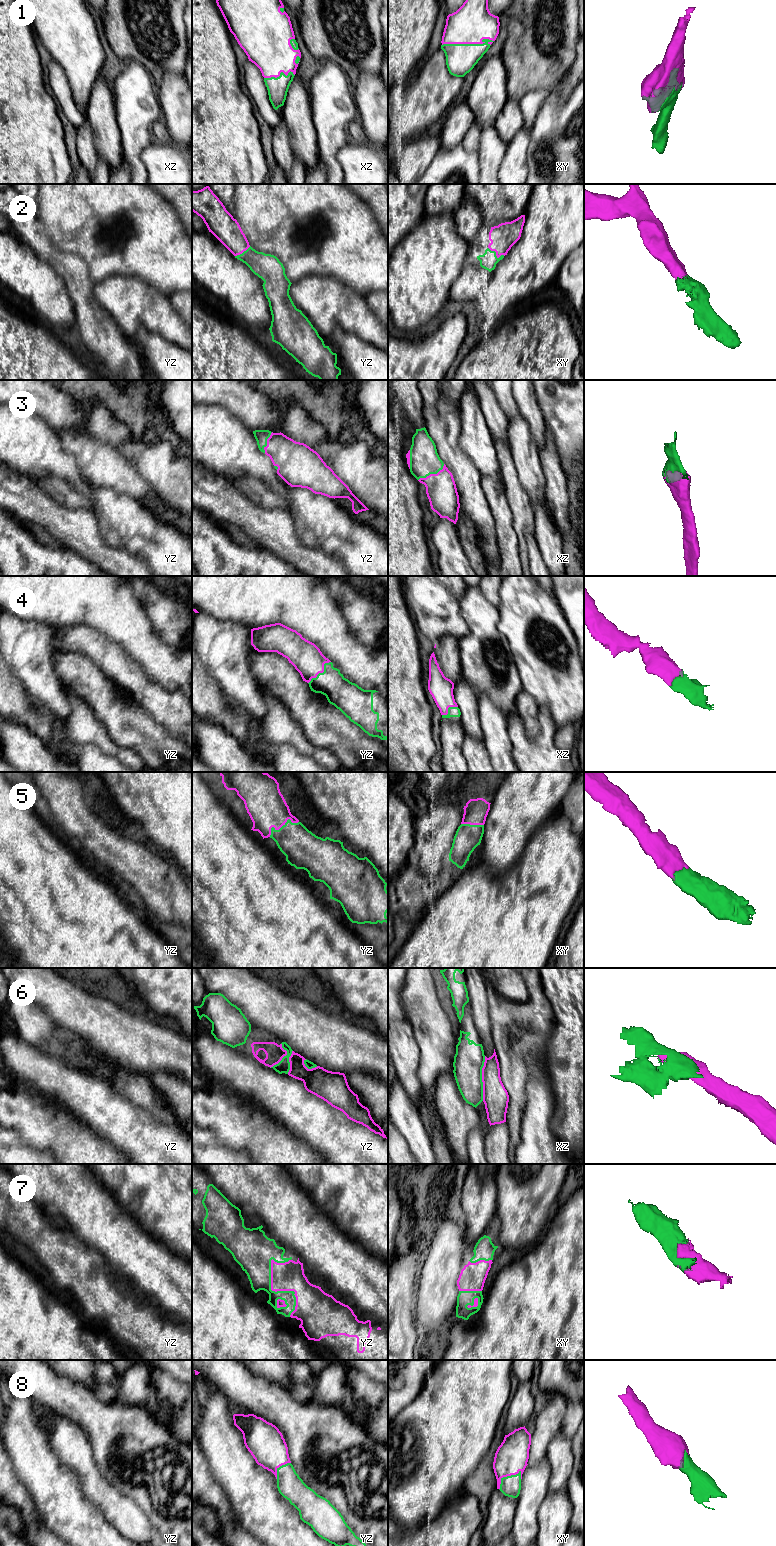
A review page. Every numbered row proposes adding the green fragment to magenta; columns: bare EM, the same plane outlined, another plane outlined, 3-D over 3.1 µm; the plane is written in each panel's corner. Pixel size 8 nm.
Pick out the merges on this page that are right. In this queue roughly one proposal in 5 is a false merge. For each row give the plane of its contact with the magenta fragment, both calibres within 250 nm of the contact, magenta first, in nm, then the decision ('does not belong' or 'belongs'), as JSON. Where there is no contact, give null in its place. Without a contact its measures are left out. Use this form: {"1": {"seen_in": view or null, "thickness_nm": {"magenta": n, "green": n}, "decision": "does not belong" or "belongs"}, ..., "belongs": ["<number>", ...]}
{"1": {"seen_in": "xy", "thickness_nm": {"magenta": 320, "green": 240}, "decision": "belongs"}, "2": {"seen_in": "xy", "thickness_nm": {"magenta": 200, "green": 140}, "decision": "belongs"}, "3": {"seen_in": "xz", "thickness_nm": {"magenta": 240, "green": 240}, "decision": "belongs"}, "4": {"seen_in": "yz", "thickness_nm": {"magenta": 240, "green": 240}, "decision": "belongs"}, "5": {"seen_in": "yz", "thickness_nm": {"magenta": 320, "green": 300}, "decision": "belongs"}, "6": {"seen_in": "xz", "thickness_nm": {"magenta": 200, "green": 240}, "decision": "does not belong"}, "7": {"seen_in": "yz", "thickness_nm": {"magenta": 240, "green": 200}, "decision": "belongs"}, "8": {"seen_in": "xy", "thickness_nm": {"magenta": 260, "green": 170}, "decision": "belongs"}, "belongs": ["1", "2", "3", "4", "5", "7", "8"]}

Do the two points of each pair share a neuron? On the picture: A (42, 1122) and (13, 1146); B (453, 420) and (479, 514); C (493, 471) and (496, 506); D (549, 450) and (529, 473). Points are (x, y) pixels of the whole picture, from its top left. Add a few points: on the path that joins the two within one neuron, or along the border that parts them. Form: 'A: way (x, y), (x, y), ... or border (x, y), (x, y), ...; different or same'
A: border (10, 1128), (17, 1131), (25, 1143), (42, 1150); different
B: way (451, 443), (451, 455), (463, 469), (470, 491); same
C: border (488, 475), (500, 479); different
D: border (539, 451), (539, 461), (546, 483); different

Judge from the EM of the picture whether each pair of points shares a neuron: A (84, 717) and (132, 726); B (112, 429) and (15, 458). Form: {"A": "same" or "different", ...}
{"A": "different", "B": "different"}

